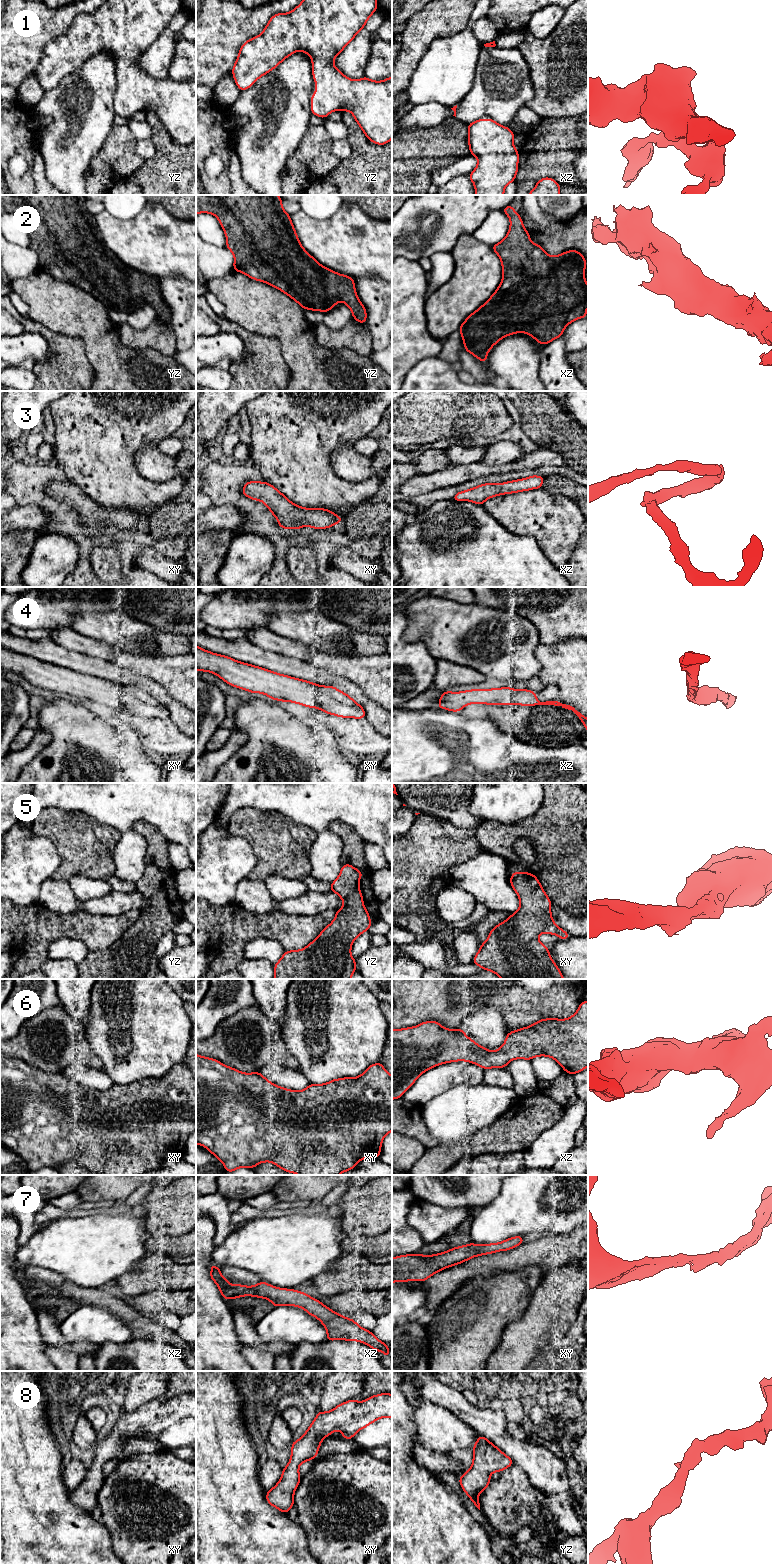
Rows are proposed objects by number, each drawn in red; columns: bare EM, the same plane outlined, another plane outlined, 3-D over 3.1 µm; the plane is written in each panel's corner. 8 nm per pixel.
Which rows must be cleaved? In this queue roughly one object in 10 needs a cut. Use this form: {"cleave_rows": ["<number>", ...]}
{"cleave_rows": []}

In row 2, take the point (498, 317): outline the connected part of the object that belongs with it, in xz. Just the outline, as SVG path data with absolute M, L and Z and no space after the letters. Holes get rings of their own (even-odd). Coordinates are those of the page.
M506 206L502 212L510 218L510 228L502 241L492 245L501 260L502 281L493 295L470 314L459 328L465 351L484 363L487 362L490 349L508 335L526 333L538 343L547 345L561 337L568 324L587 317L585 257L577 250L549 256L539 244L531 242L530 234L513 206Z

